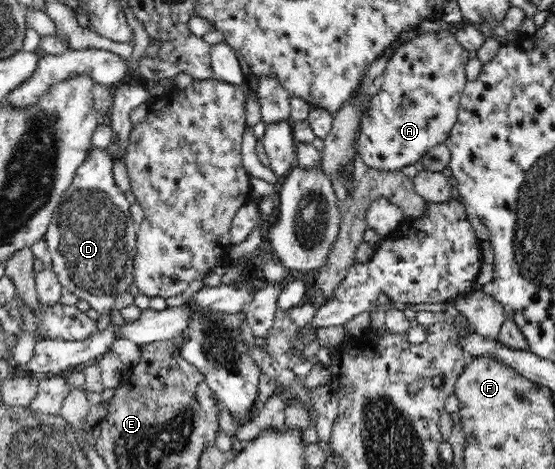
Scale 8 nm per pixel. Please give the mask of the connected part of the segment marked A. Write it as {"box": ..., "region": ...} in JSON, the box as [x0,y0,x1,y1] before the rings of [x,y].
{"box":[356,28,469,170],"region":[[[448,28],[440,32],[416,34],[411,40],[395,49],[389,58],[383,75],[380,92],[371,96],[360,120],[356,137],[359,158],[373,170],[401,170],[415,164],[428,150],[447,142],[453,125],[458,121],[460,100],[465,88],[465,65],[469,61],[469,51],[459,44]]]}

